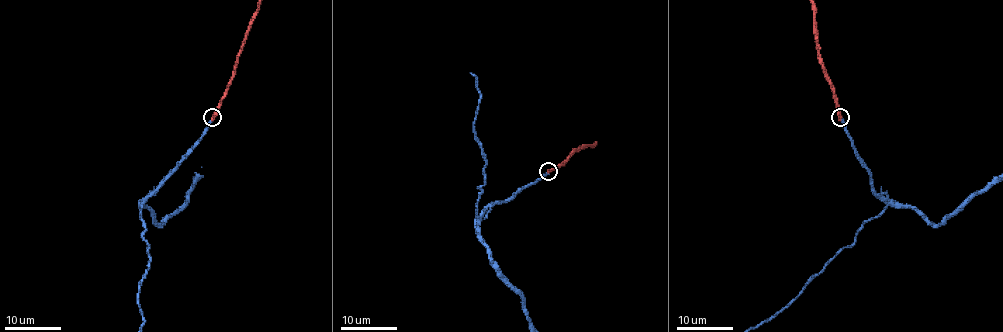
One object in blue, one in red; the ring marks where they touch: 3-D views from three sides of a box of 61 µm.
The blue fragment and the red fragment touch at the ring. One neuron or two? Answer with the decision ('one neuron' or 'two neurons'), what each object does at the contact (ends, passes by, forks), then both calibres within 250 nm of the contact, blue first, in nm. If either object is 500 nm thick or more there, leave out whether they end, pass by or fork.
two neurons; blue ends there; red ends there; 240 nm thick on the blue side, 340 nm on the other

